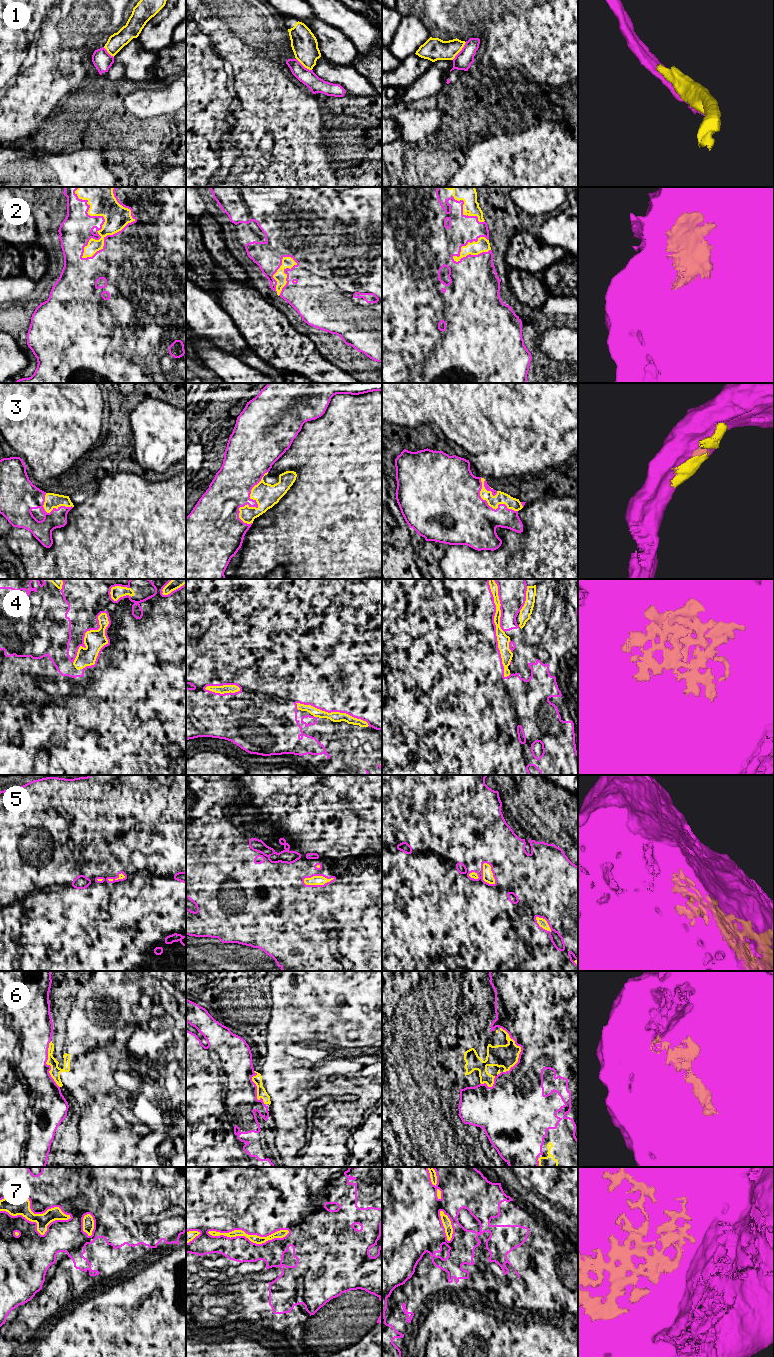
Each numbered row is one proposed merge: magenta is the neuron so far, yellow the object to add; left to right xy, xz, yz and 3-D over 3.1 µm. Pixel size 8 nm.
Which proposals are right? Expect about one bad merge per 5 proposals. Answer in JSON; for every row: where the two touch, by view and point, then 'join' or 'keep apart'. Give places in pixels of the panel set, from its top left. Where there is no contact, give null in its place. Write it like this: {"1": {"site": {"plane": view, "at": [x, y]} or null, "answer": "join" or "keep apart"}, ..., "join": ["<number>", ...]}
{"1": {"site": {"plane": "yz", "at": [460, 51]}, "answer": "keep apart"}, "2": {"site": {"plane": "xy", "at": [104, 220]}, "answer": "join"}, "3": {"site": {"plane": "yz", "at": [489, 506]}, "answer": "join"}, "4": {"site": {"plane": "xy", "at": [106, 644]}, "answer": "join"}, "5": {"site": {"plane": "xz", "at": [318, 885]}, "answer": "join"}, "6": {"site": {"plane": "yz", "at": [521, 1049]}, "answer": "join"}, "7": {"site": {"plane": "xy", "at": [32, 1211]}, "answer": "join"}, "join": ["2", "3", "4", "5", "6", "7"]}

